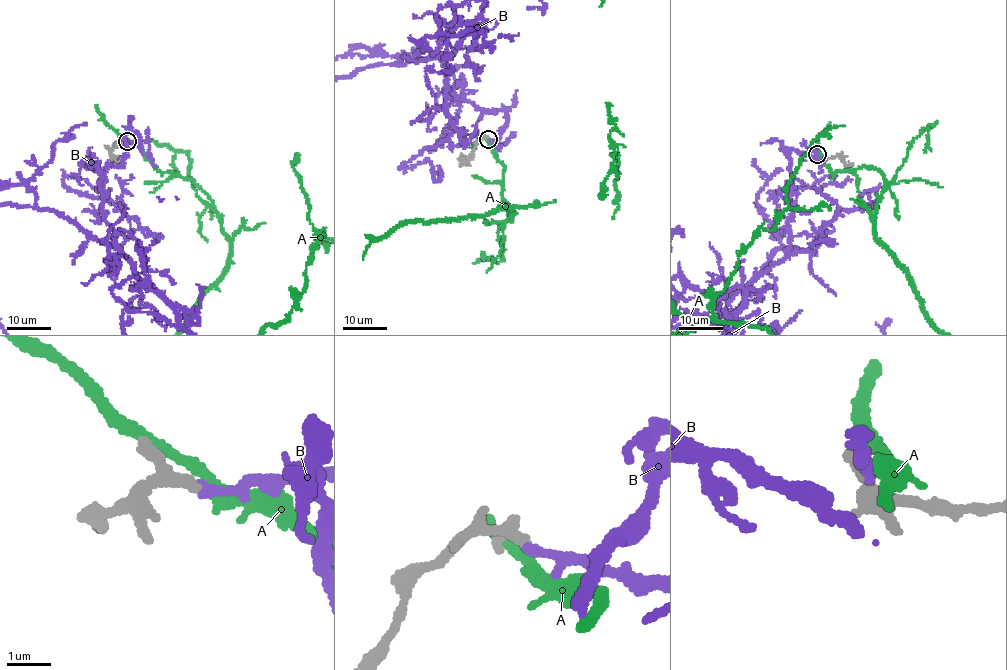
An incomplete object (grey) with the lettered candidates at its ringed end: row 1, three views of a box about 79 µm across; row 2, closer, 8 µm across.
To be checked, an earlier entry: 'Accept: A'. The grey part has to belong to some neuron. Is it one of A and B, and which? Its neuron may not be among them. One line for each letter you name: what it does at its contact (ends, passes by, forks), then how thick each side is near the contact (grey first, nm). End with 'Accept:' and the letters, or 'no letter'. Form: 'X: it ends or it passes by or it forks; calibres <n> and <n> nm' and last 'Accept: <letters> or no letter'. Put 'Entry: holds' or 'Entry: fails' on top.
Entry: fails
B: it passes by; calibres 200 and 160 nm
Accept: B

